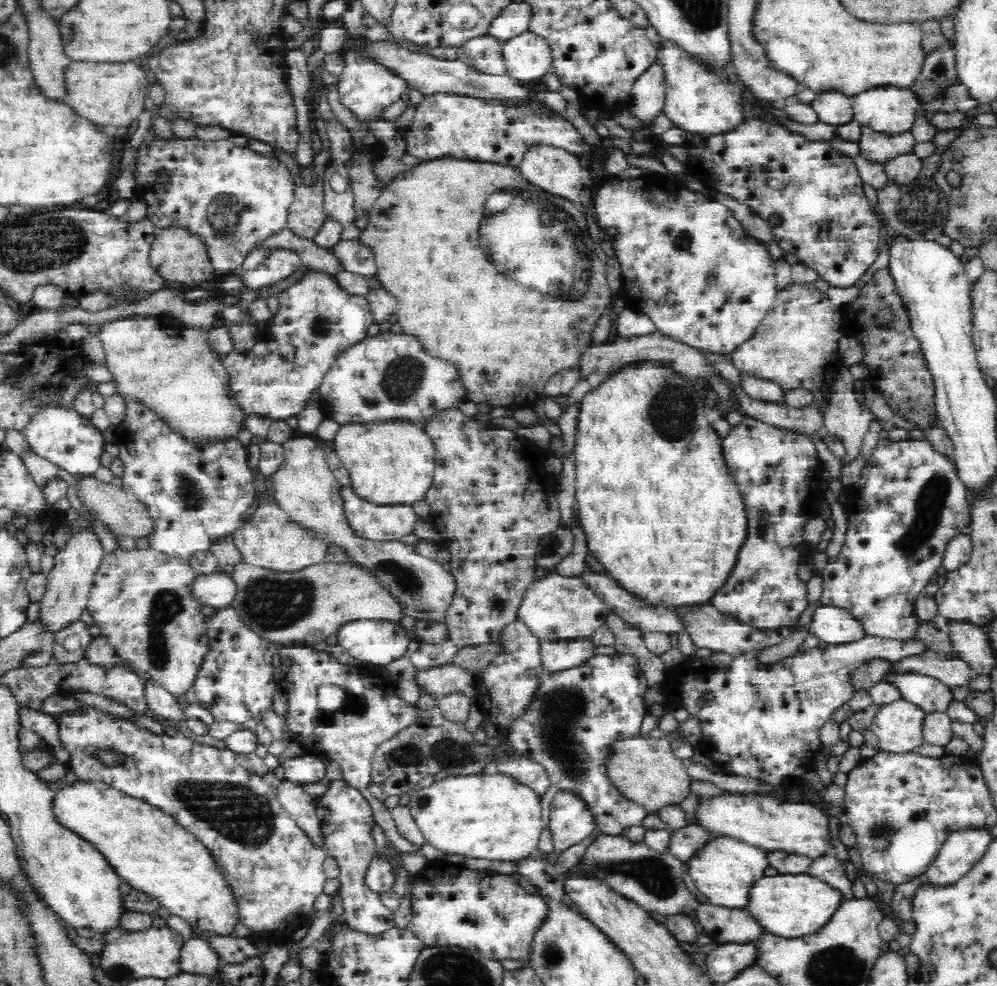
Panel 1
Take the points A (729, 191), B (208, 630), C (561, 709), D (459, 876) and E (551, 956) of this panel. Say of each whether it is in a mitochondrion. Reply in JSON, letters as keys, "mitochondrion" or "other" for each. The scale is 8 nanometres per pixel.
{"A":"other","B":"other","C":"mitochondrion","D":"other","E":"mitochondrion"}

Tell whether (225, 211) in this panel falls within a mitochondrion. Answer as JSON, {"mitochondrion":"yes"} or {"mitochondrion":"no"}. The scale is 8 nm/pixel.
{"mitochondrion":"yes"}

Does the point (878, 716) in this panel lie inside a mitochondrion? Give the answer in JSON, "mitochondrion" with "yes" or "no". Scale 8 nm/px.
{"mitochondrion":"no"}

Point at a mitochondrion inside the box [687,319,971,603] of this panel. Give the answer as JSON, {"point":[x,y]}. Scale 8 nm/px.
{"point":[934,494]}

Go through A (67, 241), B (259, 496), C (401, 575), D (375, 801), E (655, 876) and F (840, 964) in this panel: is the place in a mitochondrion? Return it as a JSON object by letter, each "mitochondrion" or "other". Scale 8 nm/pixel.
{"A":"mitochondrion","B":"other","C":"mitochondrion","D":"other","E":"mitochondrion","F":"mitochondrion"}

